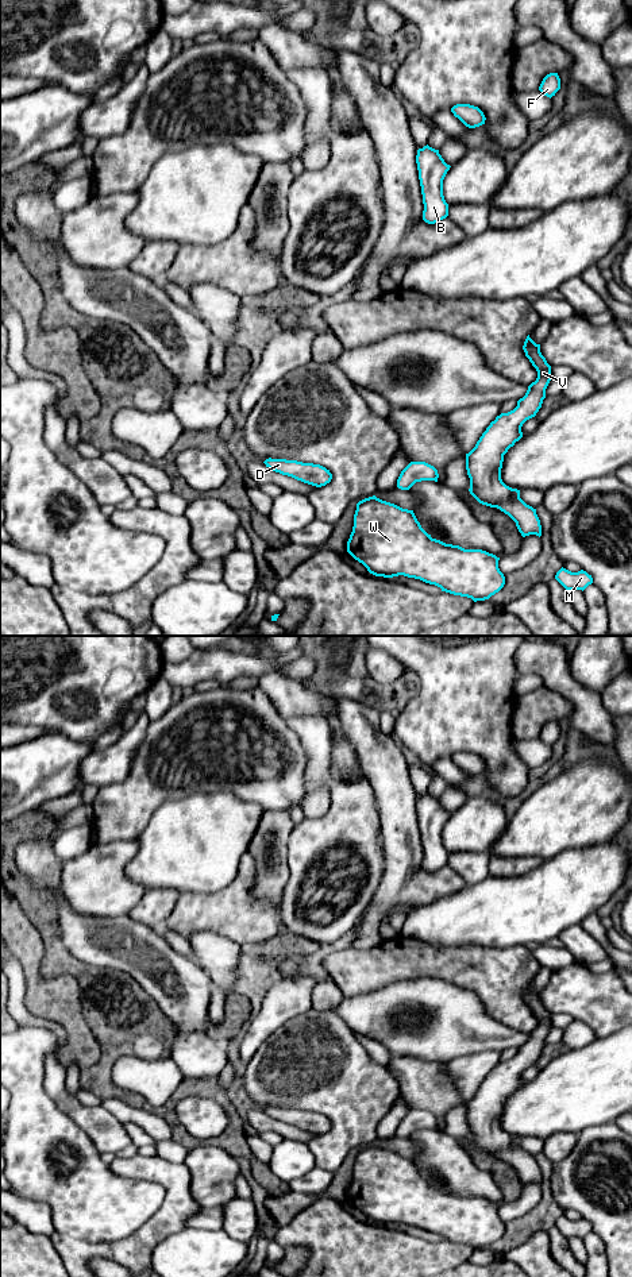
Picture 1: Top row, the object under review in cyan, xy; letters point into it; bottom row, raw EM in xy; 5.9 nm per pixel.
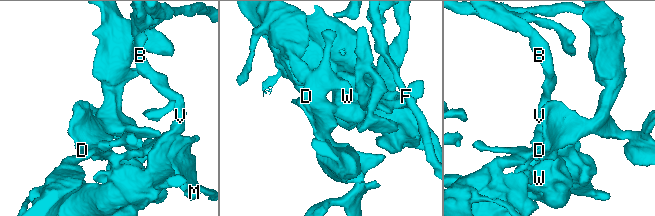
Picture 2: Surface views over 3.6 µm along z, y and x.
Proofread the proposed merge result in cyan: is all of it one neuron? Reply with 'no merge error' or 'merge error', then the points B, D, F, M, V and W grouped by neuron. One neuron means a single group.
no merge error; groups B D F M V W

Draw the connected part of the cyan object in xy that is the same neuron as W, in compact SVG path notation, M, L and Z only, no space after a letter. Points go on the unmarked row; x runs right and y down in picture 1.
M375 1143L357 1151L347 1200L375 1224L420 1227L474 1250L489 1247L505 1232L500 1205L432 1187L413 1158Z

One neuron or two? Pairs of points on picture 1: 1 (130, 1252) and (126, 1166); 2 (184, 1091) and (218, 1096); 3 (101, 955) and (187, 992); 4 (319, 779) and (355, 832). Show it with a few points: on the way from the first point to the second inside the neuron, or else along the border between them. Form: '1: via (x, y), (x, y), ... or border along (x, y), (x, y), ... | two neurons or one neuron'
1: via (157, 1226), (170, 1212), (170, 1187), (153, 1169) | one neuron
2: via (192, 1090), (209, 1090) | one neuron
3: via (123, 955), (145, 955), (161, 971), (165, 971) | one neuron
4: via (334, 787), (353, 806), (353, 817) | one neuron

